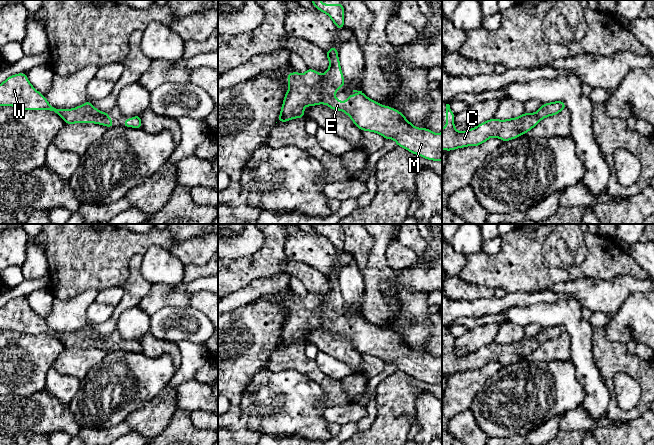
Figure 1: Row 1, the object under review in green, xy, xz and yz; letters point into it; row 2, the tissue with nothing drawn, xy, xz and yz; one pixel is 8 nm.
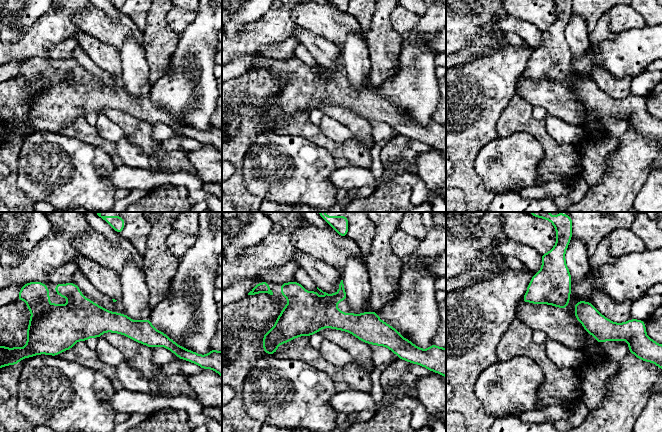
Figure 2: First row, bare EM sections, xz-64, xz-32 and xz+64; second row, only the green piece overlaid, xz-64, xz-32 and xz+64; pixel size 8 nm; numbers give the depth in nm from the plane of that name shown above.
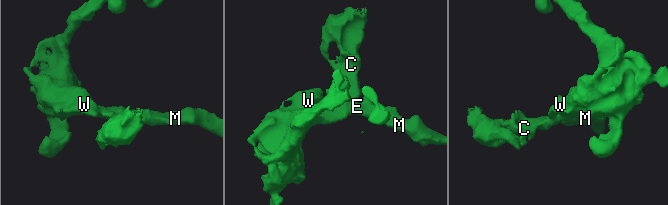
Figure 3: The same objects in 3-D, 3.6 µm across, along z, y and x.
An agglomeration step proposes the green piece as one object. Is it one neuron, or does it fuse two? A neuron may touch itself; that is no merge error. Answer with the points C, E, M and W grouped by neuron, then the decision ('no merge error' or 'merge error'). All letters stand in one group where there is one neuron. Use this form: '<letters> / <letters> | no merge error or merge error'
C E M W | no merge error

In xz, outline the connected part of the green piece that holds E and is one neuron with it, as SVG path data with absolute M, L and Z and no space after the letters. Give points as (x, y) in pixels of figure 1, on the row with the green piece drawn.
M333 46L325 52L329 60L329 68L324 75L310 68L304 74L292 72L287 75L289 88L285 94L280 116L277 122L287 122L295 118L304 117L305 106L315 106L326 104L332 110L340 110L346 113L360 130L375 132L382 135L385 139L393 139L397 146L403 147L413 154L419 155L428 160L442 161L442 132L436 134L427 128L416 128L405 116L397 109L371 100L362 91L353 90L357 95L349 95L345 102L341 102L333 95L345 85L341 71L337 48Z

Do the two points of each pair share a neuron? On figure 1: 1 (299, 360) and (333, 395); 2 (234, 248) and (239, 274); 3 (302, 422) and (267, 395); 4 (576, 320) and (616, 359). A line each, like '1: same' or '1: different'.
1: same
2: different
3: same
4: different

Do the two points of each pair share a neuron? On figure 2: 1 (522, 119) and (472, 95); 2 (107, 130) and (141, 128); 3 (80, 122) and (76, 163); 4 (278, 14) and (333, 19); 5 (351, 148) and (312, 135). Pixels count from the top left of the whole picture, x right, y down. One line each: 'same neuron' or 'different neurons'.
1: different neurons
2: different neurons
3: different neurons
4: different neurons
5: different neurons

